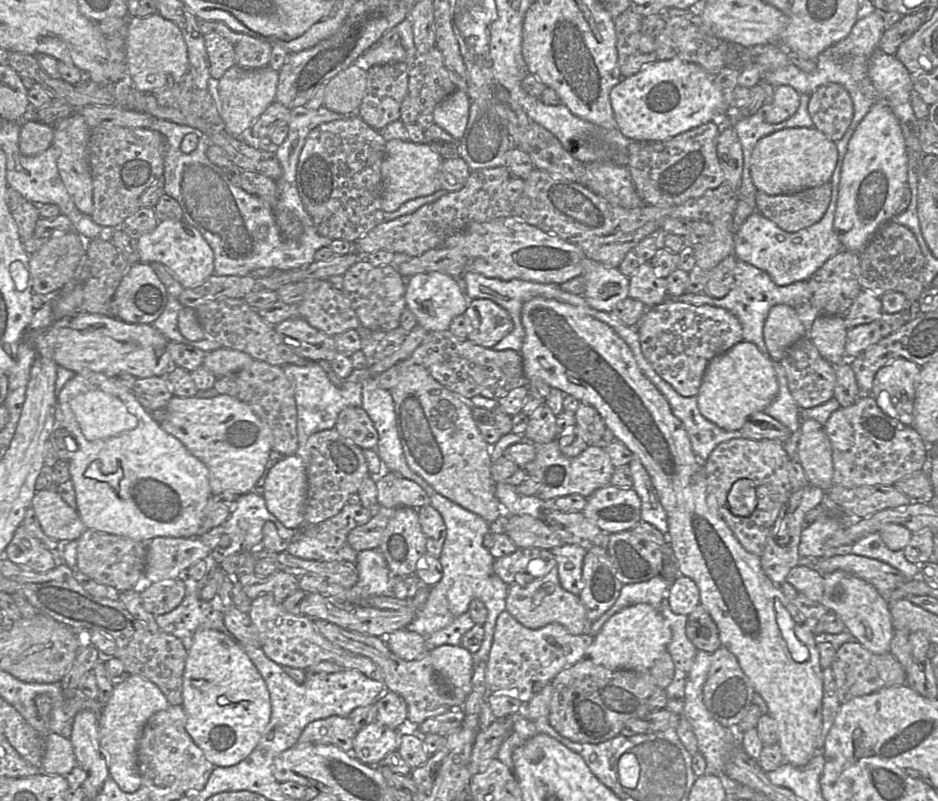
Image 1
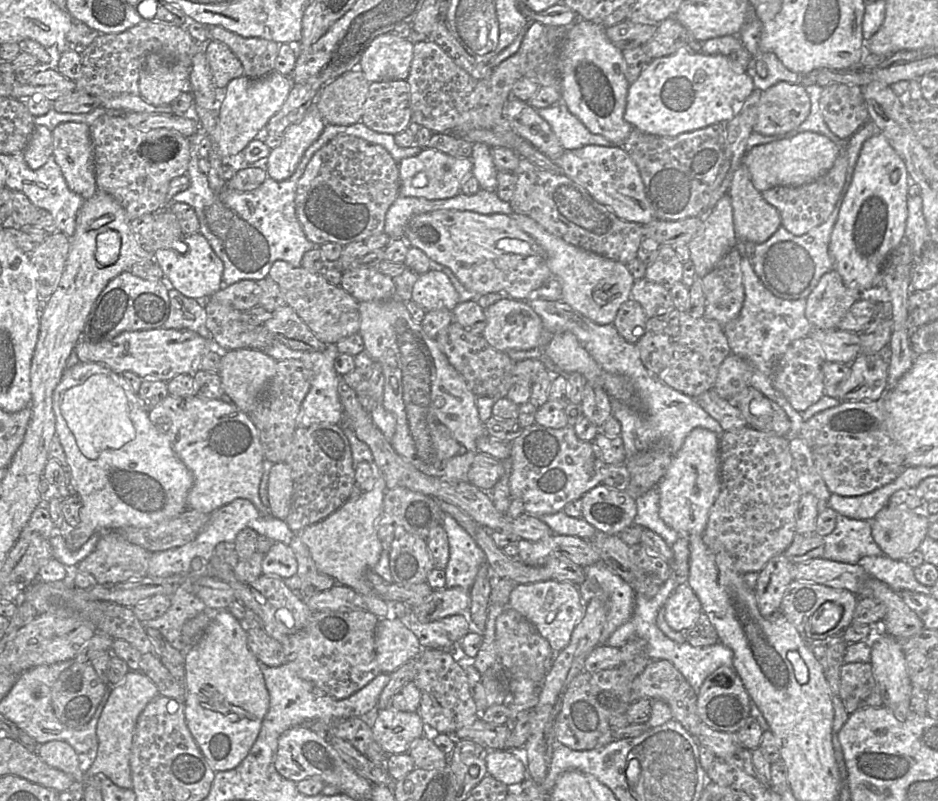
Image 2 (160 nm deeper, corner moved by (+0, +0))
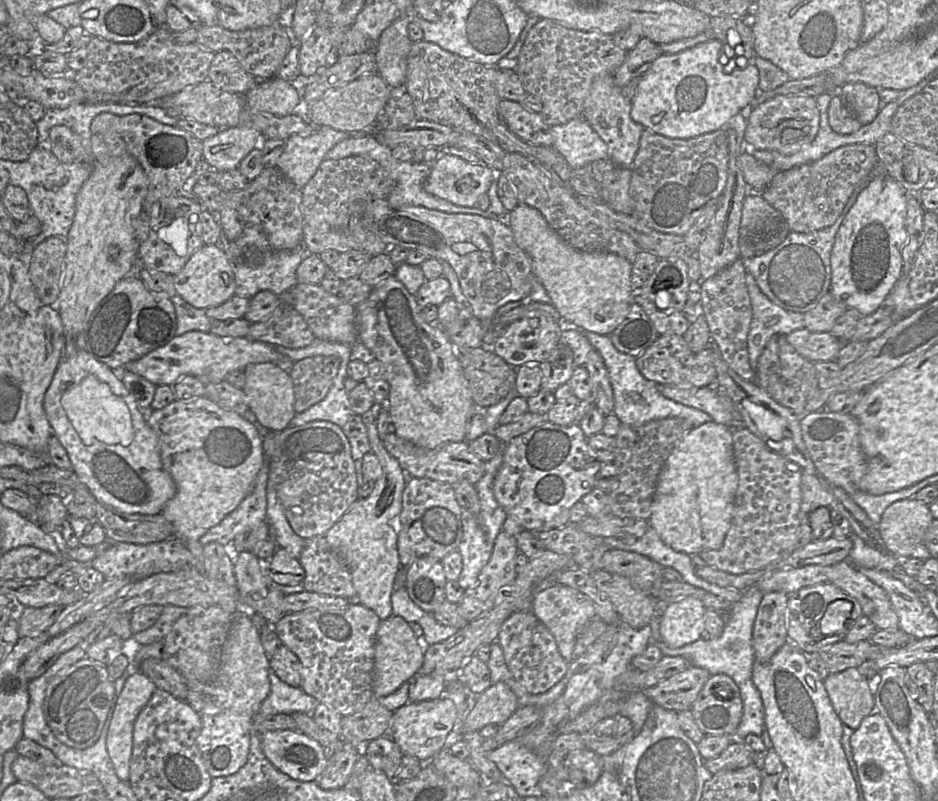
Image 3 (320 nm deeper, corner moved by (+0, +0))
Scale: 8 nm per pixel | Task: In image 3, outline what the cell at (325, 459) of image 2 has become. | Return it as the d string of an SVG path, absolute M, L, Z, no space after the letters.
M329 421L289 426L274 434L269 477L293 531L308 539L325 533L359 499L350 443L342 428Z

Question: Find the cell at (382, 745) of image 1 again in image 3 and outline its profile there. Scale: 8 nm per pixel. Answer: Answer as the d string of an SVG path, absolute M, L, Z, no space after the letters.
M440 697L435 700L408 702L393 712L388 735L400 747L403 755L413 756L420 761L430 761L444 744L457 720L457 710L452 700Z

